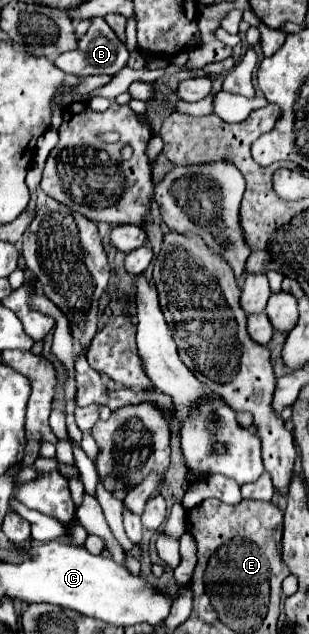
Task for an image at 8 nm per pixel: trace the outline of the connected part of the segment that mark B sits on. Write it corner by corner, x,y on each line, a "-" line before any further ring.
95,17
89,31
79,39
79,47
59,55
55,65
67,73
113,77
127,67
127,61
129,49
125,43
117,39
113,29
101,17

